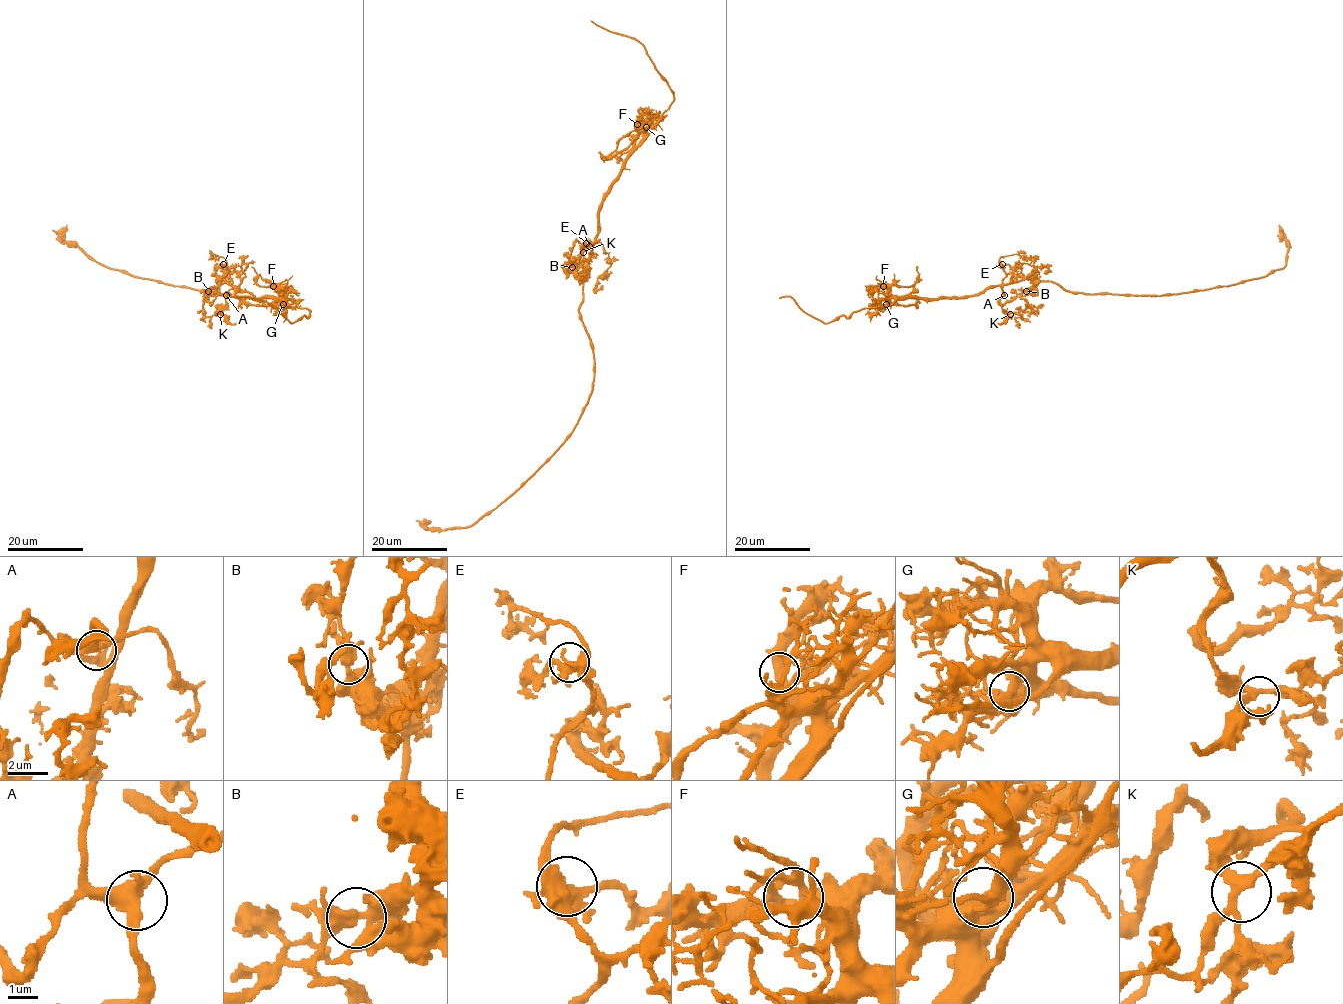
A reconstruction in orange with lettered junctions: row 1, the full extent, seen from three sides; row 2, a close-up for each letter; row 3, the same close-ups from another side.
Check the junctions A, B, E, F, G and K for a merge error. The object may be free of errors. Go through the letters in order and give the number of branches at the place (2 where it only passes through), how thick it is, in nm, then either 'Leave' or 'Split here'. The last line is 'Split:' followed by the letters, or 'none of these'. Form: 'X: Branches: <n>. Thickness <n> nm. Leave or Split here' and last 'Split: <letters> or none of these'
A: Branches: 3. Thickness 420 nm. Leave
B: Branches: 4. Thickness 400 nm. Split here
E: Branches: 5. Thickness 400 nm. Leave
F: Branches: 4. Thickness 380 nm. Leave
G: Branches: 4. Thickness 380 nm. Leave
K: Branches: 4. Thickness 260 nm. Leave
Split: B

